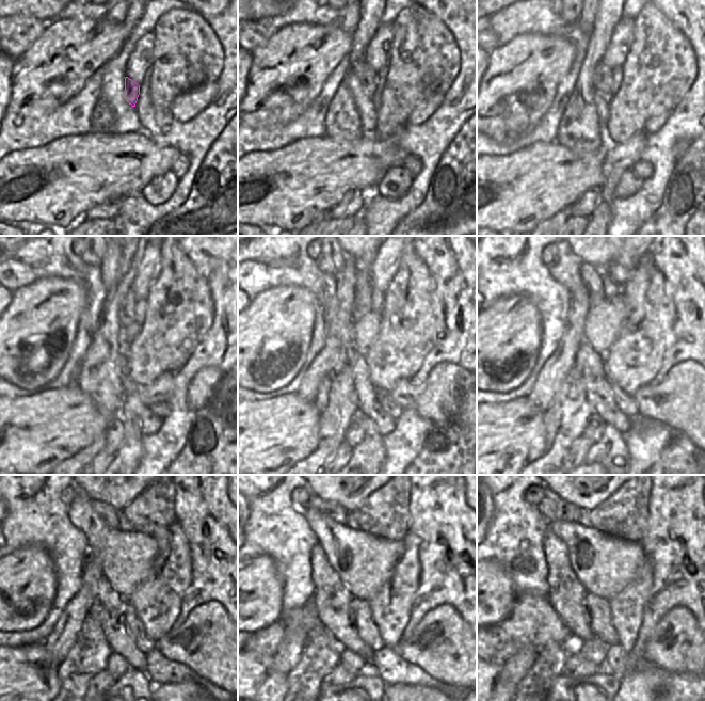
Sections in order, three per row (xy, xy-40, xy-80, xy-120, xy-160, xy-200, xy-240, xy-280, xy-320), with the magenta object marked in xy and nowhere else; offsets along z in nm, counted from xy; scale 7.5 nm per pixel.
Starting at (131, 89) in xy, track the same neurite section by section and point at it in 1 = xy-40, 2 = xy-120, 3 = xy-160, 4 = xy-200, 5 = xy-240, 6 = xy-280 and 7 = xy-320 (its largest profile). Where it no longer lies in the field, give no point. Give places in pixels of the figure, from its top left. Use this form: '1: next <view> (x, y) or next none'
1: next xy-40 (367, 77)
2: next xy-120 (127, 307)
3: next xy-160 (363, 304)
4: next xy-200 (601, 286)
5: next xy-240 (110, 515)
6: next xy-280 (332, 509)
7: next xy-320 (554, 508)

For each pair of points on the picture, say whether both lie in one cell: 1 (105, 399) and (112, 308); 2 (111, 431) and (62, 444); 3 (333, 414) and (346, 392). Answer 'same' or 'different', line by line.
1: same
2: different
3: same

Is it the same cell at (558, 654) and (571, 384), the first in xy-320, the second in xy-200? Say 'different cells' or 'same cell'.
same cell

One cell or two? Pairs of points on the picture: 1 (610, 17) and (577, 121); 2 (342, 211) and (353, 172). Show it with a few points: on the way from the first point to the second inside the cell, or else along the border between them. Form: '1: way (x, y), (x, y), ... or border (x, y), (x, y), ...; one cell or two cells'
1: way (597, 43), (587, 68), (587, 95); one cell
2: border (366, 192), (359, 189), (351, 189), (330, 209); two cells

